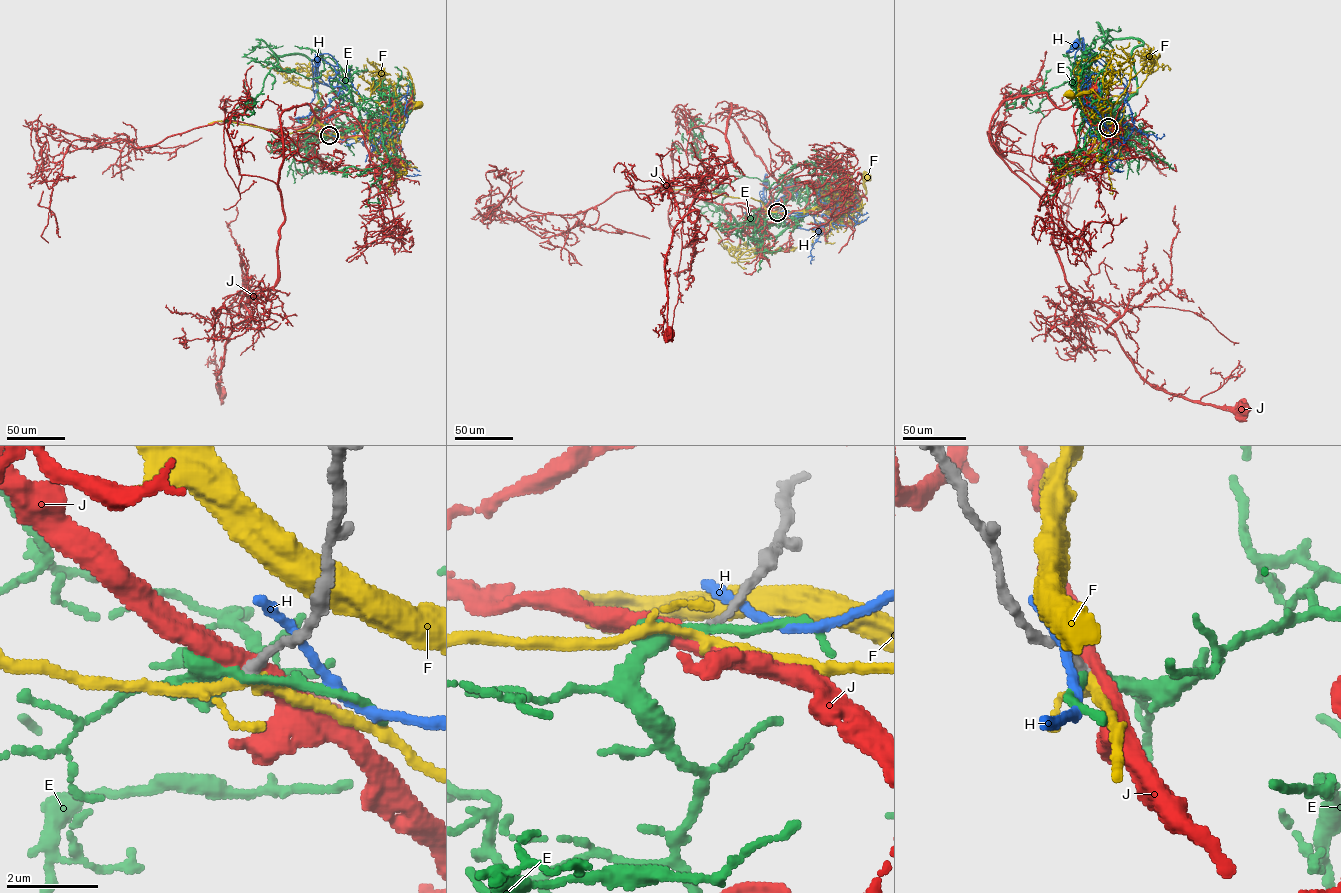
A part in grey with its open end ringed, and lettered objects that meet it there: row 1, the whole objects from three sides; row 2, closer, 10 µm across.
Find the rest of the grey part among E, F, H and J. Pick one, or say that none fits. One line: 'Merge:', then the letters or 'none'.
Merge: none

